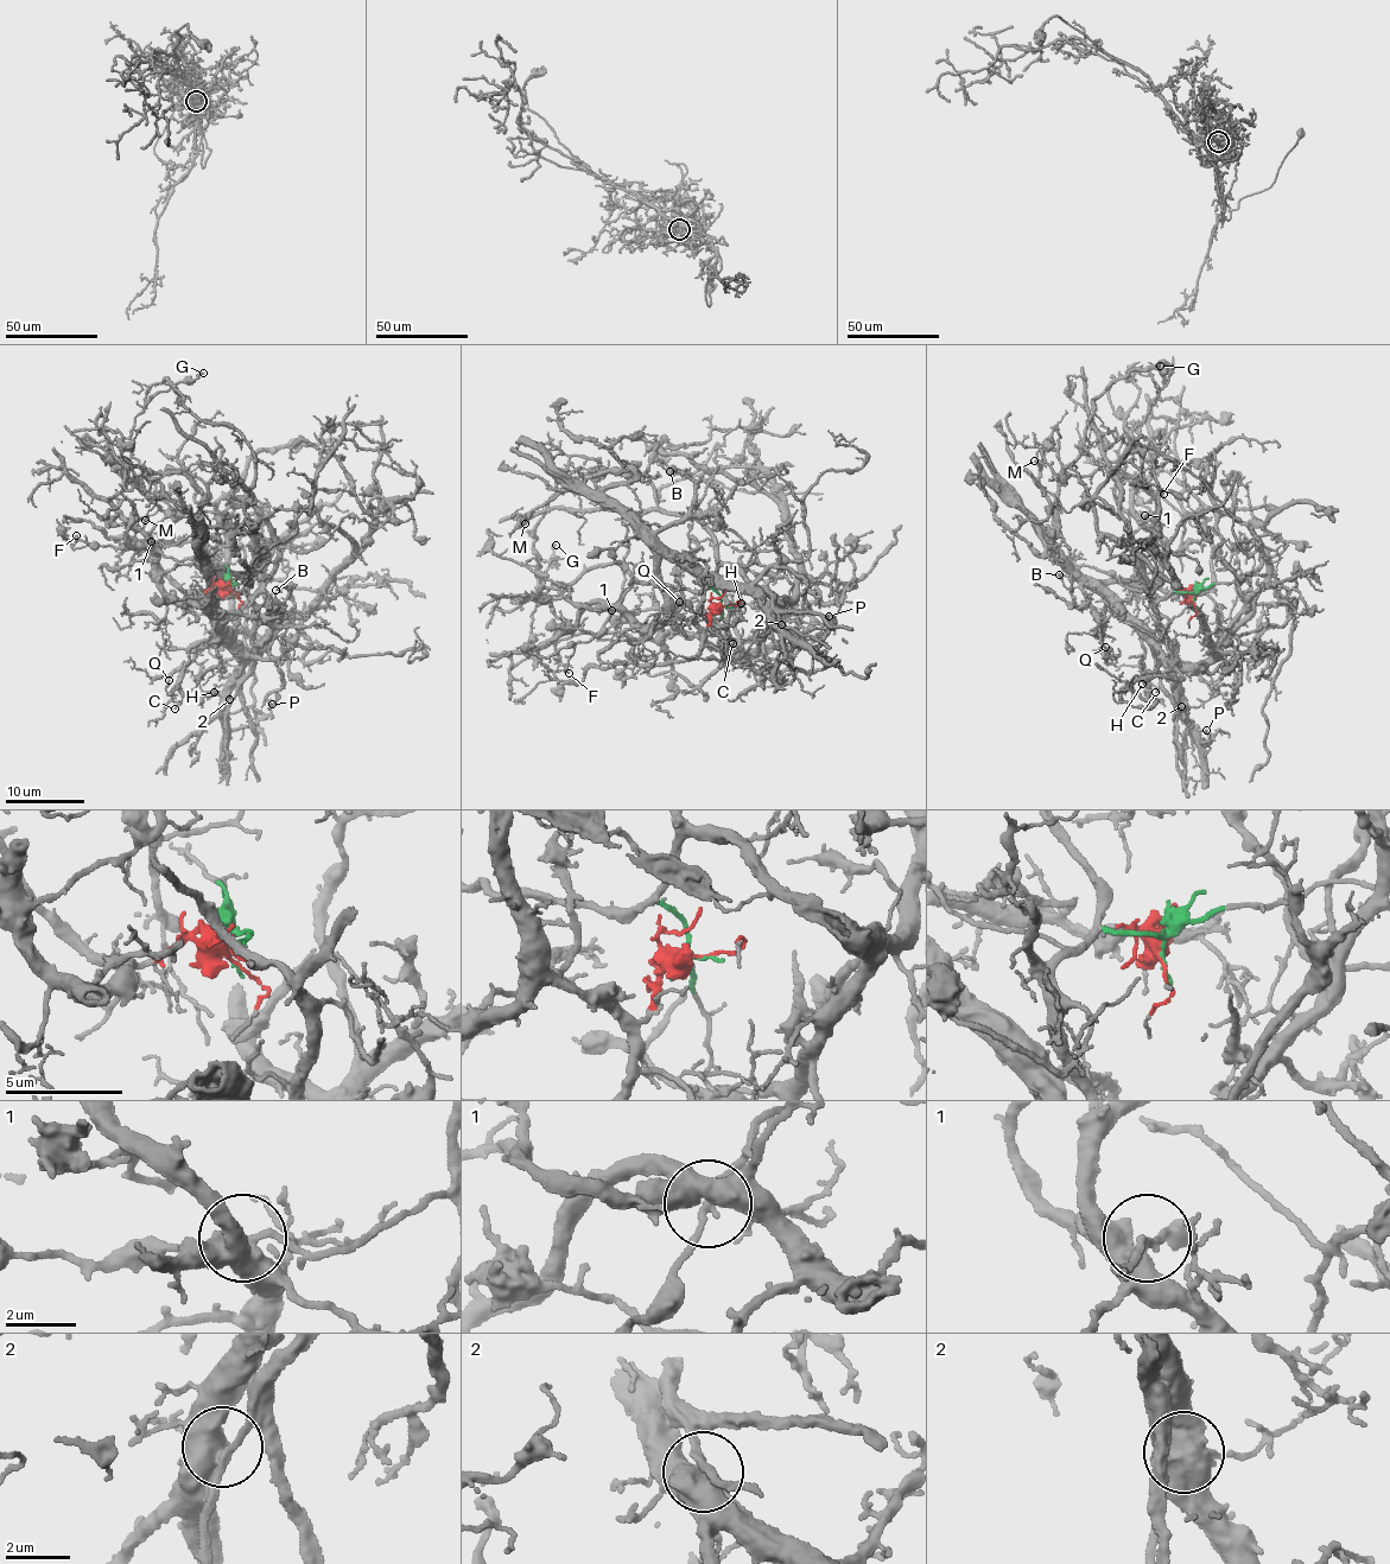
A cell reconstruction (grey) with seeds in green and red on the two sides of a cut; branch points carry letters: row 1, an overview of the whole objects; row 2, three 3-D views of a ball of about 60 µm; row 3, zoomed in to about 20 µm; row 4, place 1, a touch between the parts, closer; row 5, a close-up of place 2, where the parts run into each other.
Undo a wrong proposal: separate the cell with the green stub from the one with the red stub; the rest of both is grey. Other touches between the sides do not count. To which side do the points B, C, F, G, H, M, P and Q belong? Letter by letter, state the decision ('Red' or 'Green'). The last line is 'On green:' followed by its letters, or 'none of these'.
B: Red
C: Red
F: Green
G: Green
H: Red
M: Red
P: Red
Q: Red
On green: F, G

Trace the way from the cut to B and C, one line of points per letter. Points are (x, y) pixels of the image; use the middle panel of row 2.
B: (723, 606), (699, 629), (672, 609), (655, 534), (680, 521), (694, 479), (685, 471), (670, 471)
C: (723, 606), (699, 629), (680, 618), (661, 621), (673, 618), (680, 625), (700, 610), (732, 643)

